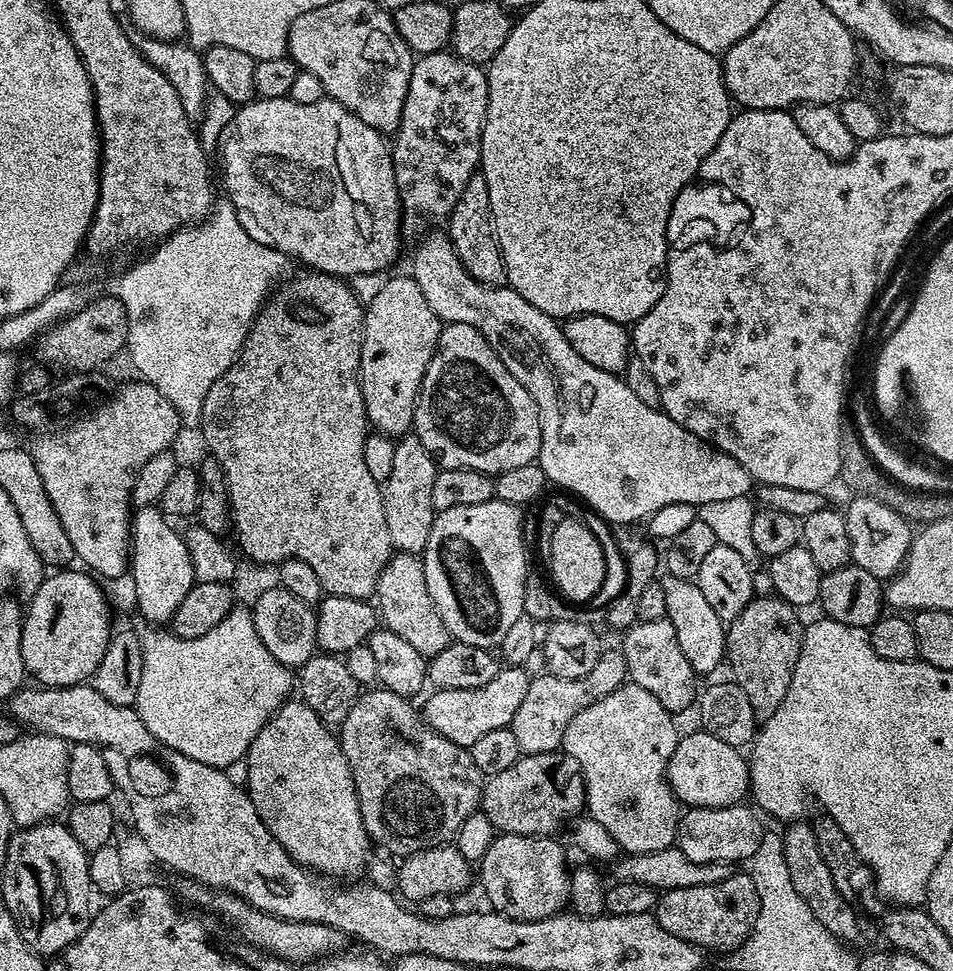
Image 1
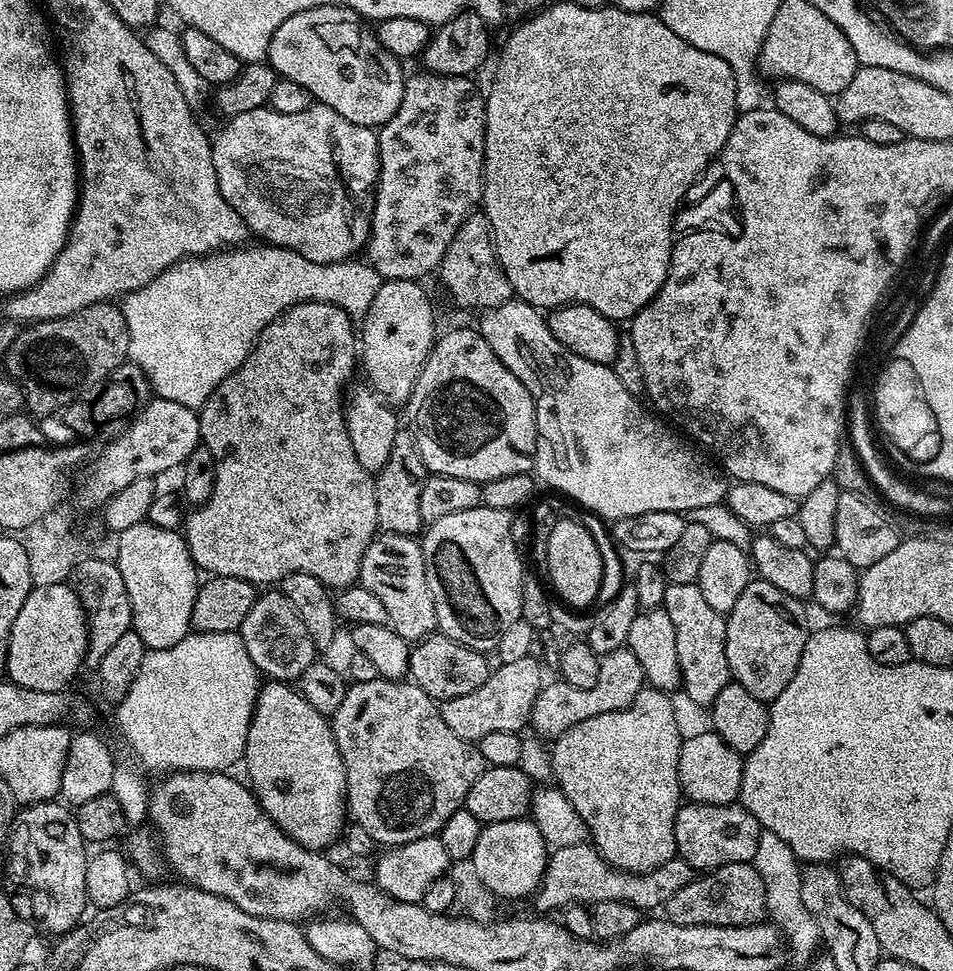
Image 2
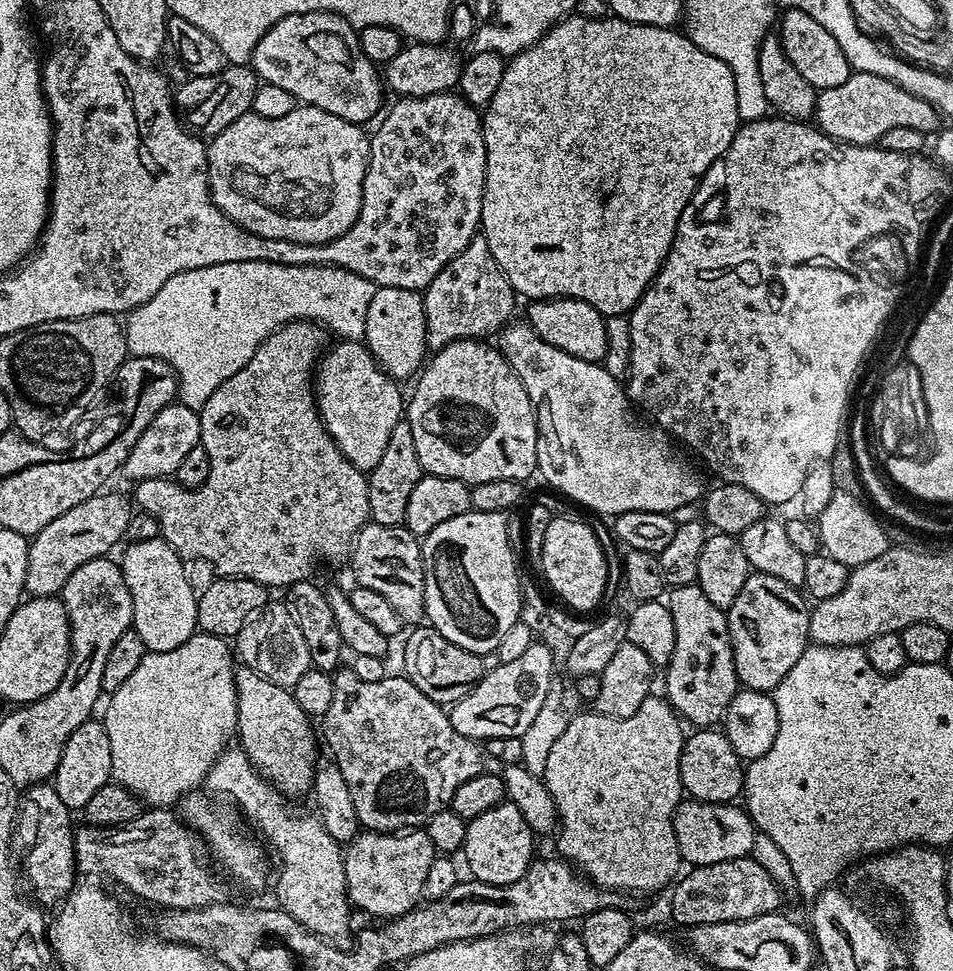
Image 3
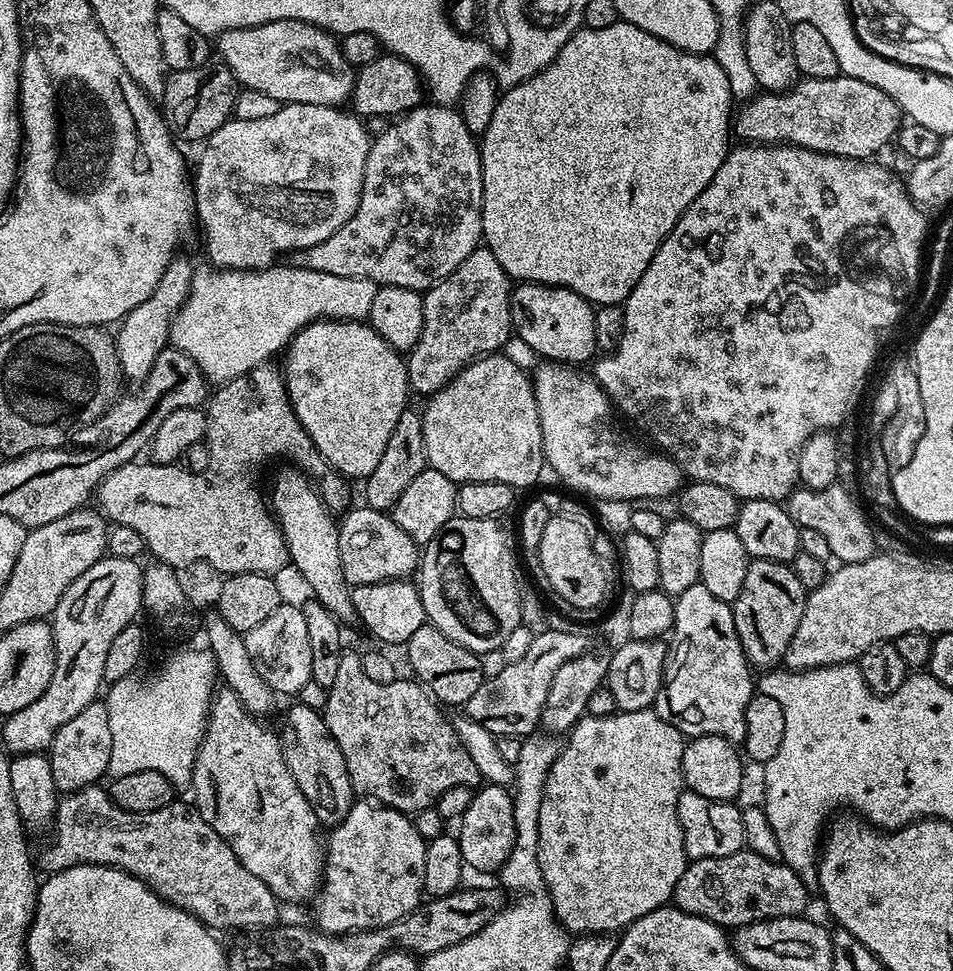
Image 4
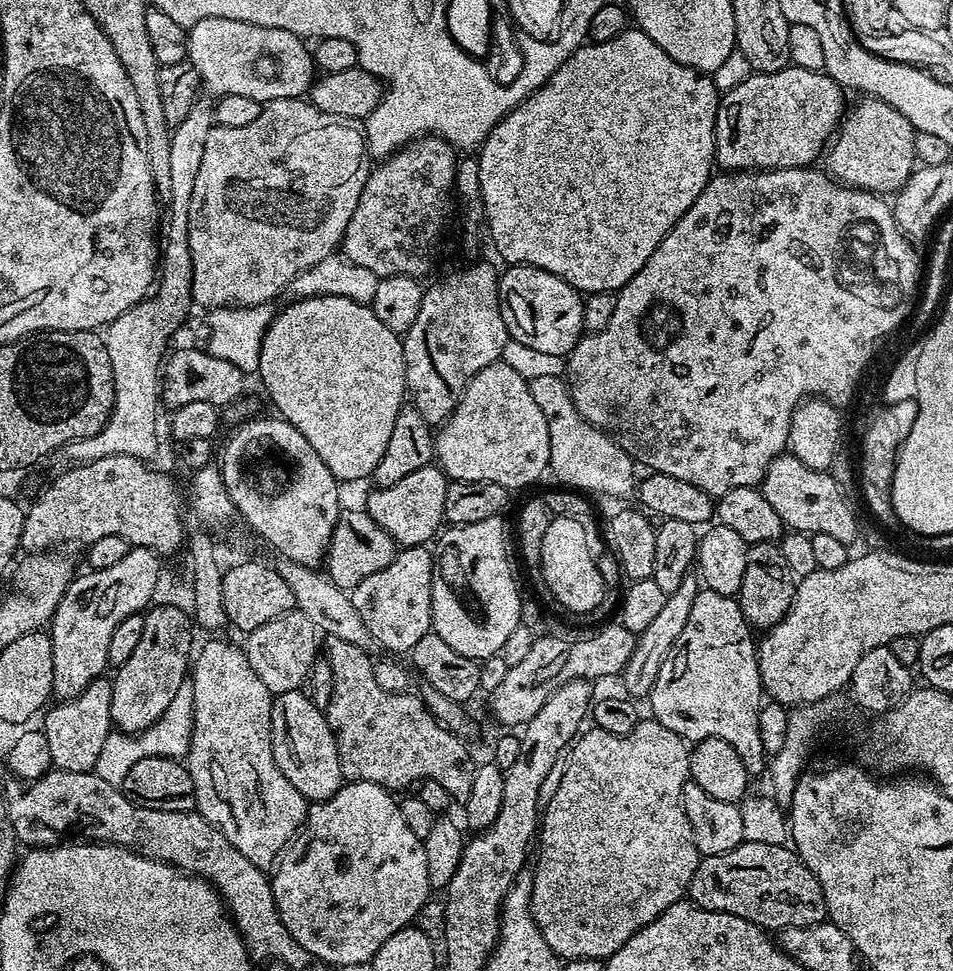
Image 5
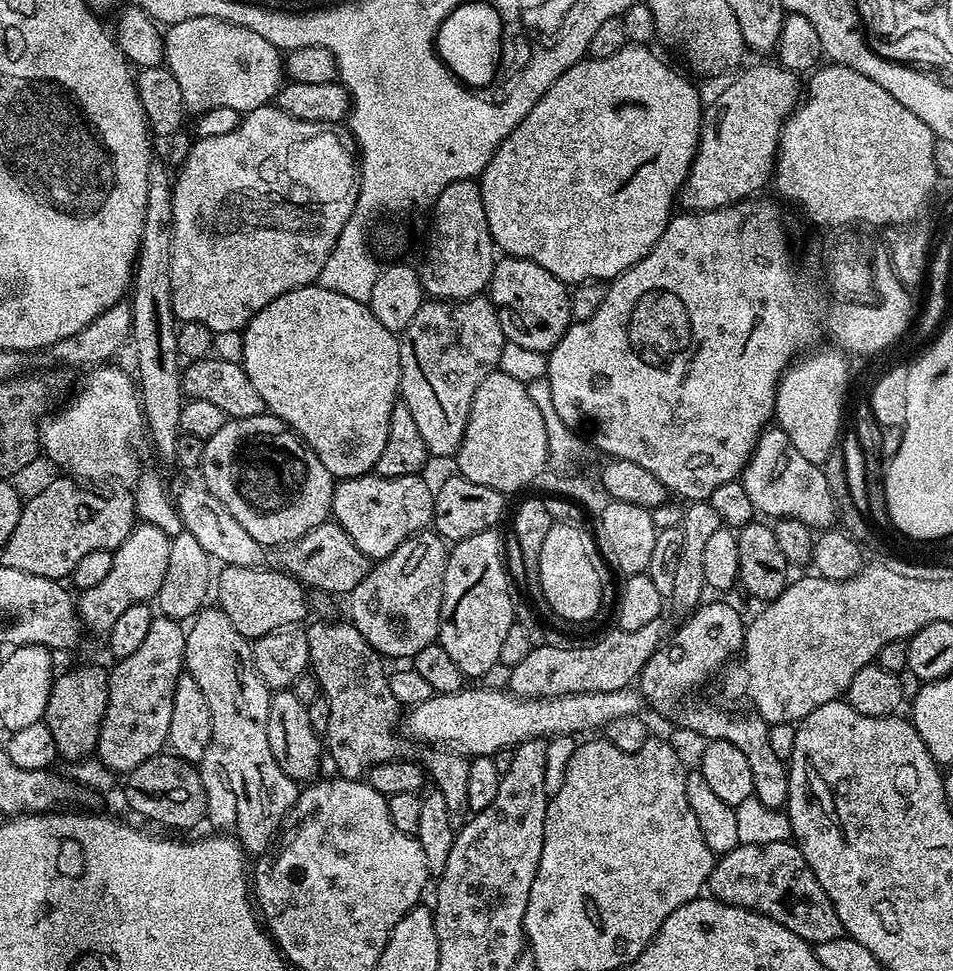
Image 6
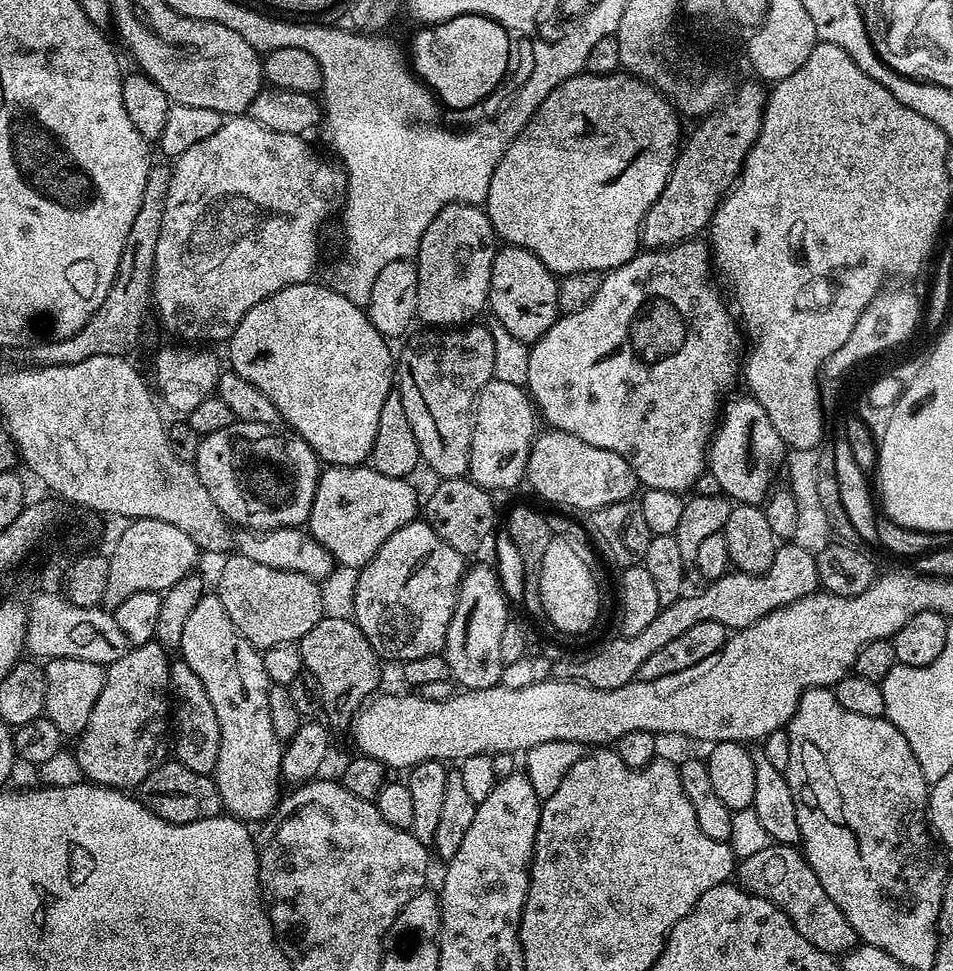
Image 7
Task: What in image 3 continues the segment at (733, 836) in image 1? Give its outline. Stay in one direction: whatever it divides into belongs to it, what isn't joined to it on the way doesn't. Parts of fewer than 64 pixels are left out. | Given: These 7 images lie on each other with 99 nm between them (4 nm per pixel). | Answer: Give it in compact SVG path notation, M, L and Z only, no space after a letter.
M684 798L676 808L672 821L674 834L678 838L680 859L688 866L743 860L751 853L757 835L756 825L747 811L735 803L707 804L701 800Z

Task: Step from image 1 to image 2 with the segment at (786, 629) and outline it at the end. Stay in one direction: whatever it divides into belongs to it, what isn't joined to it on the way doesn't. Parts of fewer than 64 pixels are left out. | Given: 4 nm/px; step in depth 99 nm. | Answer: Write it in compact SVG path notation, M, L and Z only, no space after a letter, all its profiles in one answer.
M759 578L749 579L746 590L738 597L738 602L726 613L726 662L731 679L741 684L754 698L771 702L790 686L790 678L794 678L794 670L798 670L798 662L802 658L802 650L810 635L808 628L808 612L805 601L796 600L790 594L782 594L778 586L770 586L770 582Z

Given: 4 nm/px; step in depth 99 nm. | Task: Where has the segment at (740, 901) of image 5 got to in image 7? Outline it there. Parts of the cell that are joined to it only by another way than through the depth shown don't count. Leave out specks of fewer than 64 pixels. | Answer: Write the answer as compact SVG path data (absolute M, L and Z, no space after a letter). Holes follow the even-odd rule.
M772 842L772 843L769 843L769 845L768 845L768 847L767 847L767 848L762 848L762 849L760 849L760 850L758 850L758 852L757 852L757 853L754 853L754 854L750 854L750 855L749 855L749 856L746 856L746 857L743 857L743 859L741 859L741 860L740 860L740 861L739 861L739 864L738 864L738 876L739 876L739 872L740 872L740 880L739 880L739 883L740 883L740 884L741 884L741 885L743 885L743 887L745 887L745 888L747 888L747 889L748 889L748 891L749 891L749 892L753 892L753 894L754 894L754 895L755 895L755 896L764 896L764 897L765 897L765 898L767 898L767 900L770 900L770 901L772 901L772 903L773 903L773 904L776 904L776 905L778 905L778 906L779 906L779 908L781 908L781 909L782 909L782 911L783 911L783 912L785 912L785 914L787 914L787 915L788 915L788 916L789 916L789 917L790 917L790 919L791 919L791 920L792 920L792 924L793 924L793 925L794 925L794 926L795 926L795 928L796 928L796 929L797 929L797 930L798 930L798 934L802 934L802 935L803 935L803 936L805 936L805 937L806 937L806 939L808 939L808 941L809 941L809 942L811 942L811 944L813 944L813 946L815 946L815 948L820 948L820 949L821 949L821 950L823 950L823 952L827 952L827 953L829 953L829 954L837 954L837 953L836 953L836 952L840 952L840 953L839 953L839 954L847 954L847 953L849 953L849 952L851 952L851 951L852 951L852 949L853 949L853 948L855 948L855 947L856 947L856 945L857 945L857 943L858 943L858 937L857 937L857 934L856 934L856 931L855 931L855 930L854 930L854 926L850 926L850 922L846 922L846 914L842 914L842 910L838 910L838 906L837 906L837 905L836 905L836 904L833 904L833 903L829 903L829 898L828 898L828 895L827 895L827 894L826 894L826 893L825 893L825 892L824 892L824 891L823 891L823 890L822 890L822 882L818 882L818 874L814 874L814 870L813 870L813 869L812 869L812 867L811 867L811 866L809 866L809 865L808 865L808 861L807 861L807 860L805 860L805 859L804 859L804 857L803 857L803 855L801 855L801 853L800 853L800 852L799 852L799 851L797 851L797 849L796 849L796 848L795 848L795 847L793 847L793 845L790 845L790 844L778 844L778 843L775 843L775 842ZM740 863L741 863L741 864L740 864ZM828 903L829 903L829 904L828 904ZM823 904L825 904L825 905L827 905L827 904L828 904L828 905L827 905L827 907L828 907L828 916L820 916L820 907L822 907L822 906L823 906Z

